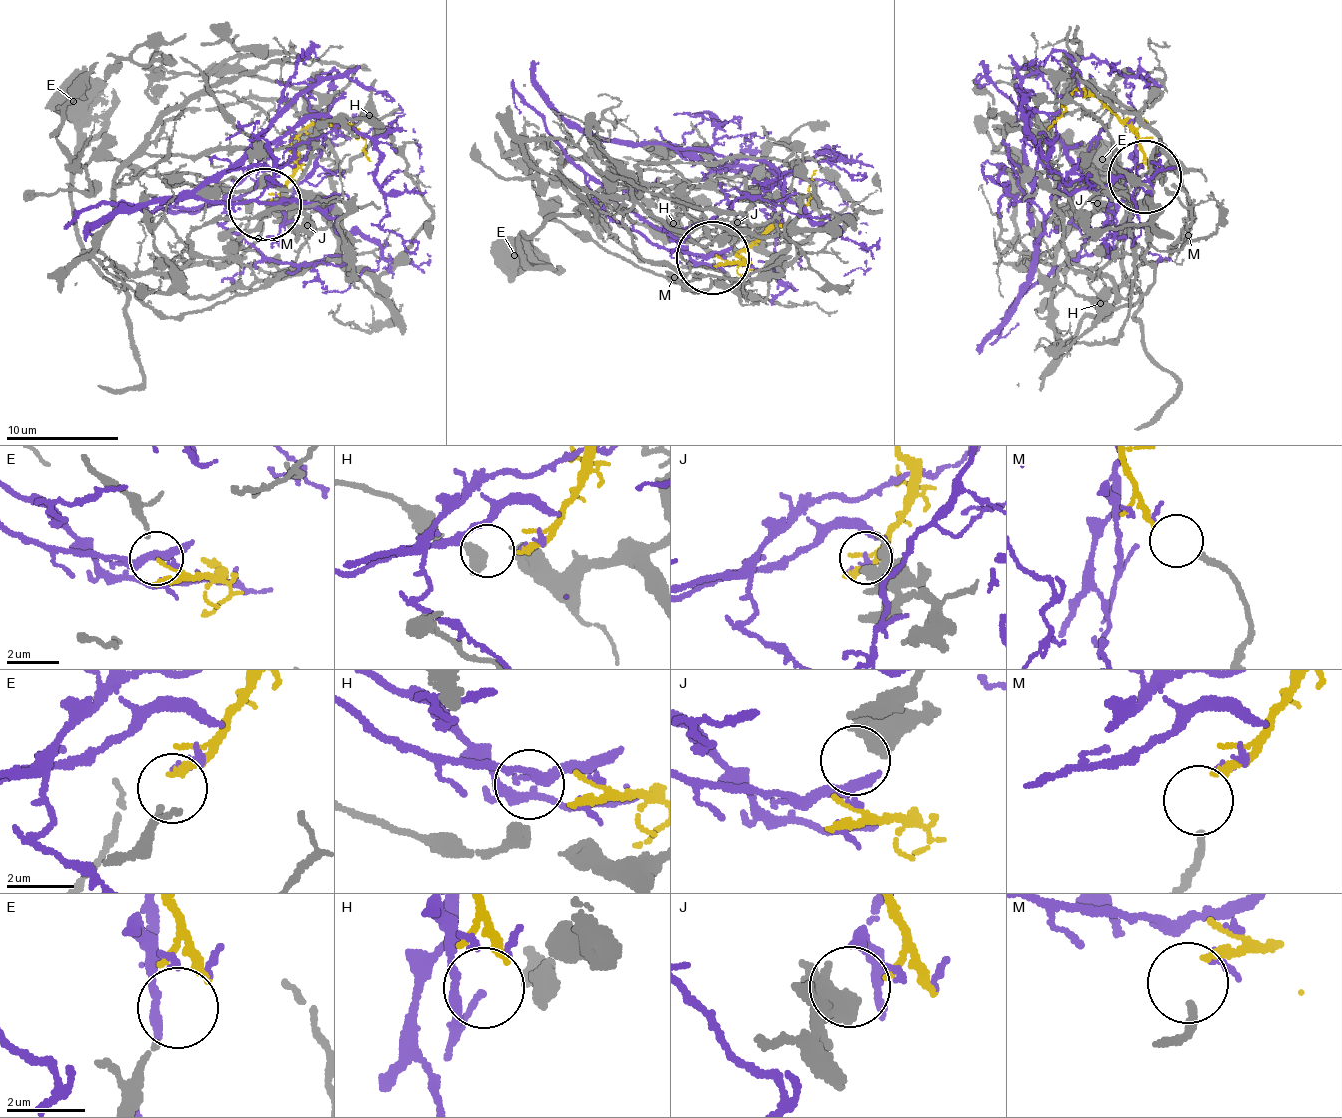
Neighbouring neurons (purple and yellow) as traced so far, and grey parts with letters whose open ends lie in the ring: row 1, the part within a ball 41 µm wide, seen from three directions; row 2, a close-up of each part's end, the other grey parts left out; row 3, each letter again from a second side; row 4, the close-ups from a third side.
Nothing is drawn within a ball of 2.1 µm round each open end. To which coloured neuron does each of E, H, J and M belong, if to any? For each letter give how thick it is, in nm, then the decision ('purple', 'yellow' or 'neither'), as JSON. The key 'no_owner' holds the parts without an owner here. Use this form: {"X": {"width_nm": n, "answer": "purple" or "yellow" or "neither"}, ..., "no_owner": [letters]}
{"E": {"width_nm": 170, "answer": "neither"}, "H": {"width_nm": 360, "answer": "neither"}, "J": {"width_nm": 500, "answer": "neither"}, "M": {"width_nm": 220, "answer": "yellow"}, "no_owner": ["E", "H", "J"]}

